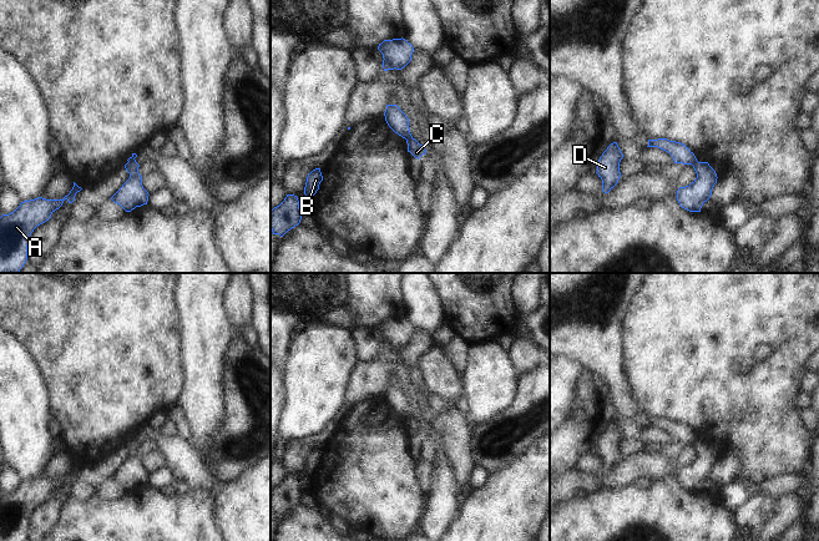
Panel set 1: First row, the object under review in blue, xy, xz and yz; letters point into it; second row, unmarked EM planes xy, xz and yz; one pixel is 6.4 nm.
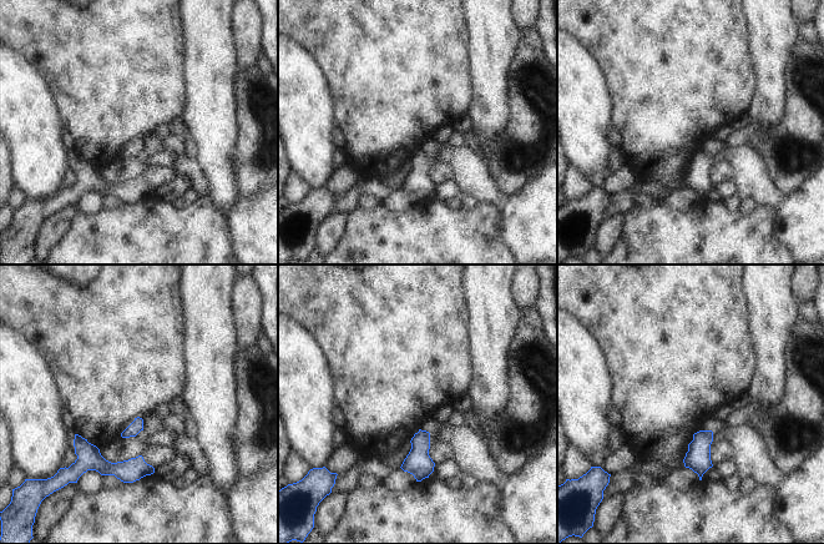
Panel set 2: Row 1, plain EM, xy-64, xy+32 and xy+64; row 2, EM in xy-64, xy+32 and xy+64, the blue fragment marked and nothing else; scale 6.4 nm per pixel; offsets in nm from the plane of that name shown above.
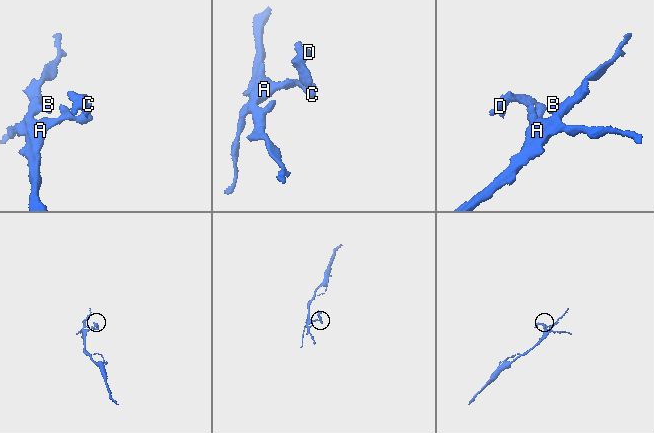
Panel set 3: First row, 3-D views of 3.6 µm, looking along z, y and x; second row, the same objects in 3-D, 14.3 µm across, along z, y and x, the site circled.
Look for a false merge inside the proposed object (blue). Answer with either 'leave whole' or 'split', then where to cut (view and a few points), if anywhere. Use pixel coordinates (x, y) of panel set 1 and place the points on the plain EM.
split | xz (411, 416), (407, 419)

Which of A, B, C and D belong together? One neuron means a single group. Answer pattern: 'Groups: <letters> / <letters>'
Groups: A B C / D.

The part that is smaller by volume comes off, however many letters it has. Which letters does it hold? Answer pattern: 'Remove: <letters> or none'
Remove: D.

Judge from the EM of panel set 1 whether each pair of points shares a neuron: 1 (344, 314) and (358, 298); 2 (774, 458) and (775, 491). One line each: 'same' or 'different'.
1: different
2: different

